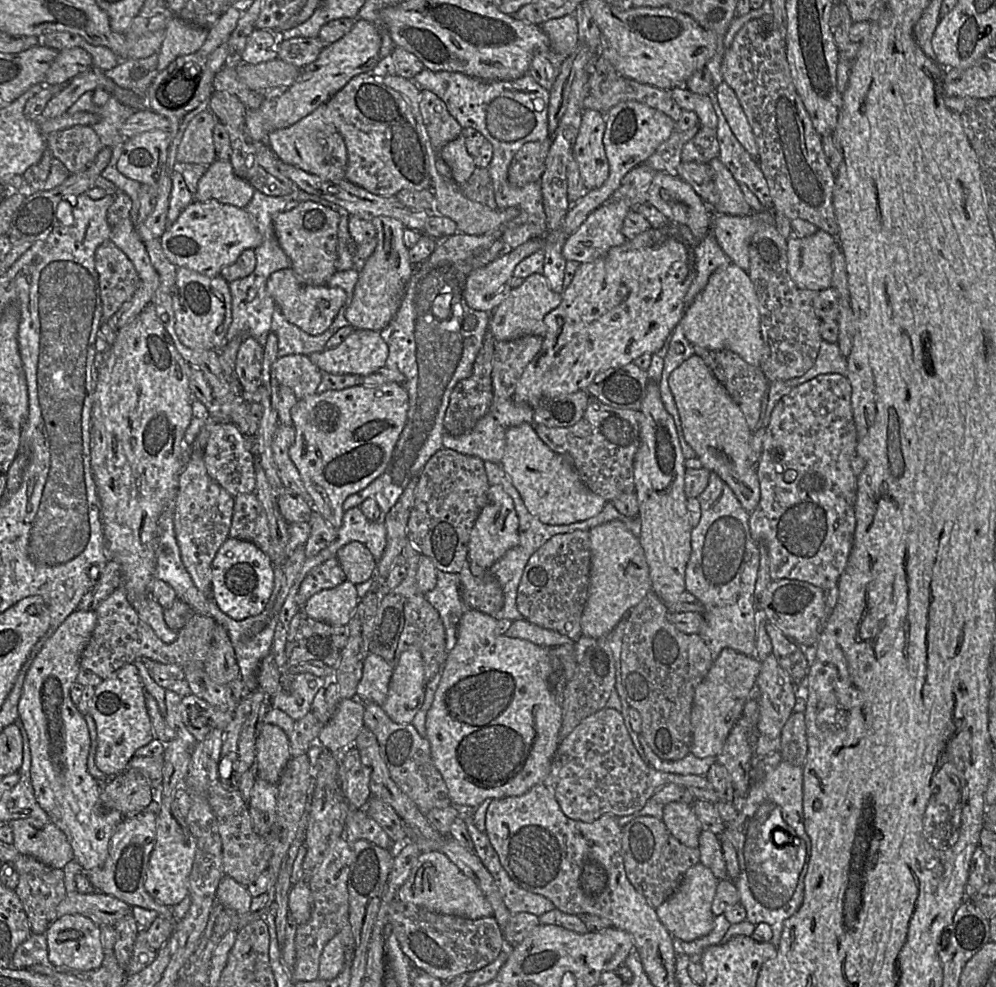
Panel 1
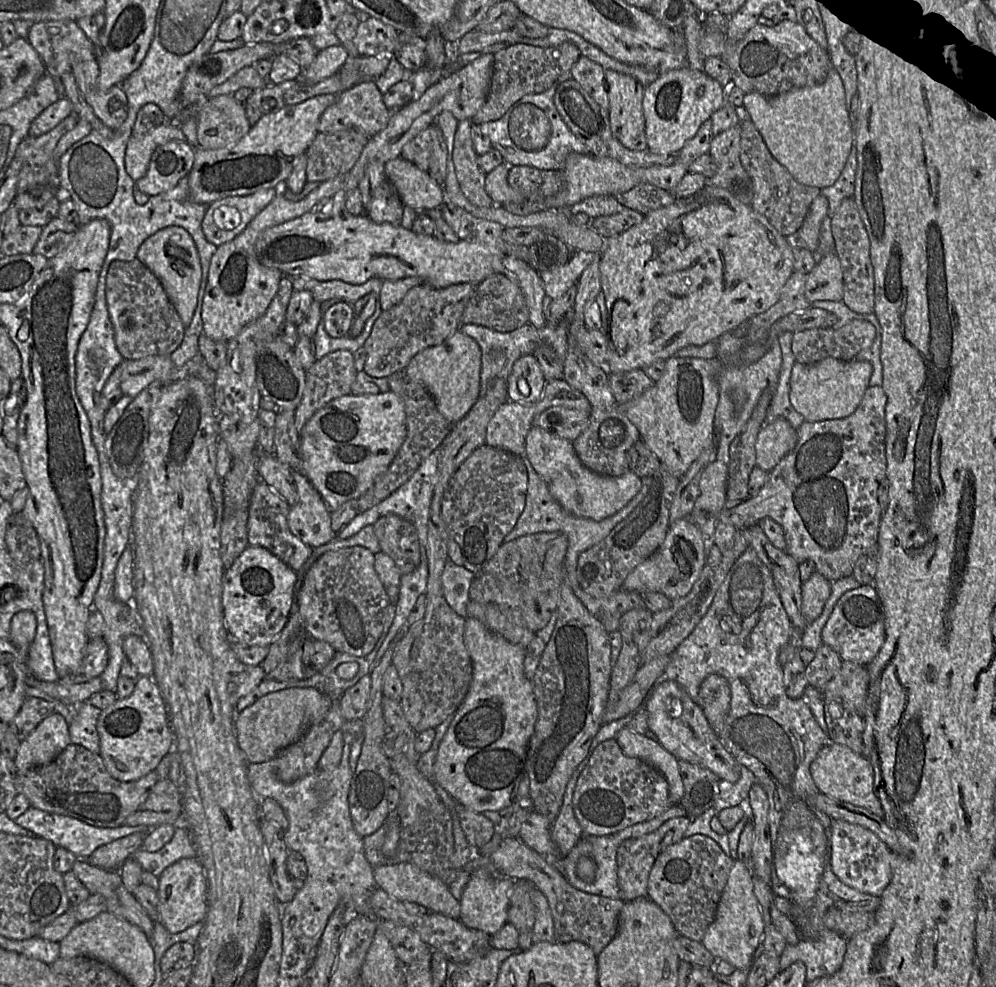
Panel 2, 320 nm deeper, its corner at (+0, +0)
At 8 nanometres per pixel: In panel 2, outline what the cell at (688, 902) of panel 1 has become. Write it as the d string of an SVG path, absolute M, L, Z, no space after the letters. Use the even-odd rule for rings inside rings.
M736 860L722 892L715 919L707 928L701 944L717 959L723 960L736 969L750 969L754 961L754 953L762 942L765 923L758 900L754 894L752 873L745 863Z

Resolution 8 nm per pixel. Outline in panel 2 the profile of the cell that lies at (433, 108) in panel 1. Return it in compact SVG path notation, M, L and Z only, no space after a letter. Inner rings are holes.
M459 121L454 135L451 158L459 187L468 201L481 208L494 203L485 190L485 176L478 162L472 140L472 124Z

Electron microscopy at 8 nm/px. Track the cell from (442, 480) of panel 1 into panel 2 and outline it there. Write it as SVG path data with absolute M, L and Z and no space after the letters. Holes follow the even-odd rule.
M487 445L477 448L457 469L445 490L441 515L449 538L460 547L463 565L478 573L504 543L526 504L527 469L522 459Z

